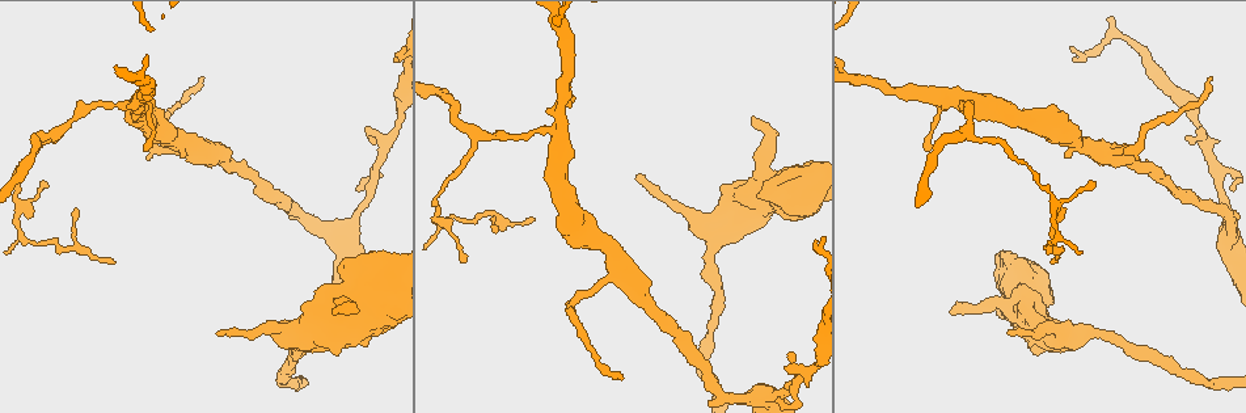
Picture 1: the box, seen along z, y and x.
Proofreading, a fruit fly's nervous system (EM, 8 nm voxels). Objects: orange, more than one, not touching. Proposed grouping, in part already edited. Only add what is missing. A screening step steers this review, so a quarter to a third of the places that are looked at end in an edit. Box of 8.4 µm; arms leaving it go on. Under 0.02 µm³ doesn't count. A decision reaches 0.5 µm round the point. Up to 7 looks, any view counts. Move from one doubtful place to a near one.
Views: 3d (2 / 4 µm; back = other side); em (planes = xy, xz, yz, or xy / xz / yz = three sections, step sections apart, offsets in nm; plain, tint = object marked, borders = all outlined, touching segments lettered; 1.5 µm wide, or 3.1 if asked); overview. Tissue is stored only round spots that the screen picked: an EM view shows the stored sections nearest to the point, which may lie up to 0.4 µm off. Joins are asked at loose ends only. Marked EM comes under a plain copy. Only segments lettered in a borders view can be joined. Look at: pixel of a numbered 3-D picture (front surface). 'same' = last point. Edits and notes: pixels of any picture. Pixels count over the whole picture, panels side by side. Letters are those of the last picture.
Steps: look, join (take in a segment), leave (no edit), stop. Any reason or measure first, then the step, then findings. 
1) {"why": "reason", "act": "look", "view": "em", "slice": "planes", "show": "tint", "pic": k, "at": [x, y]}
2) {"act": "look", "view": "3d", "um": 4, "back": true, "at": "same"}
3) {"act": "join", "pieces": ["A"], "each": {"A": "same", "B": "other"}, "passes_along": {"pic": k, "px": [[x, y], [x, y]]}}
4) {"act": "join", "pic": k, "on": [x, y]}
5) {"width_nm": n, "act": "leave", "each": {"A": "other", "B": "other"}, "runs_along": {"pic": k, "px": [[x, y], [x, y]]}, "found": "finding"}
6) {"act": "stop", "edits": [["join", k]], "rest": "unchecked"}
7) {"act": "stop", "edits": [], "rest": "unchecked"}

{"why": "free end", "act": "look", "view": "em", "slice": "planes", "show": "borders", "pic": 1, "at": [220, 335]}

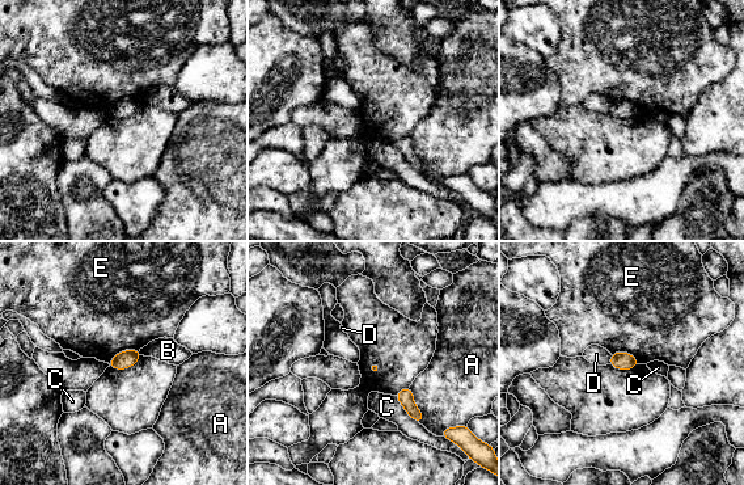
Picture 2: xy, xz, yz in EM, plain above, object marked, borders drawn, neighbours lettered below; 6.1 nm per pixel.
{"longest_contact_nm": ["A", 240], "act": "leave", "each": {"A": "other", "B": "other", "C": "other", "D": "other", "E": "other"}, "found": "no lettered segment goes on from it"}

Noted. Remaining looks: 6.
{"why": "an open end", "act": "look", "view": "em", "slice": "planes", "show": "borders", "pic": 1, "at": [1095, 184]}

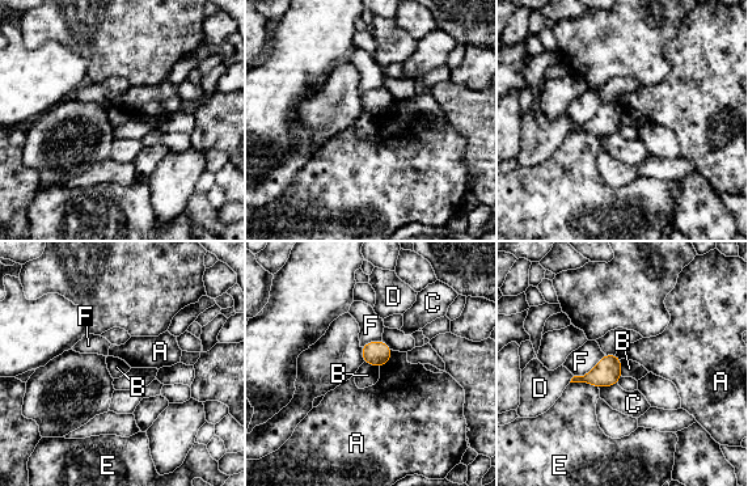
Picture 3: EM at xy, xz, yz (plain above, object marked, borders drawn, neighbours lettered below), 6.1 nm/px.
{"longest_contact_nm": ["F", 240], "act": "leave", "each": {"A": "other", "B": "other", "C": "other", "D": "other", "E": "other", "F": "other"}, "found": "no lettered segment goes on from it"}

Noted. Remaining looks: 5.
{"why": "an open end", "act": "look", "view": "em", "slice": "xy", "step": 4, "show": "borders", "pic": 1, "at": [202, 77]}

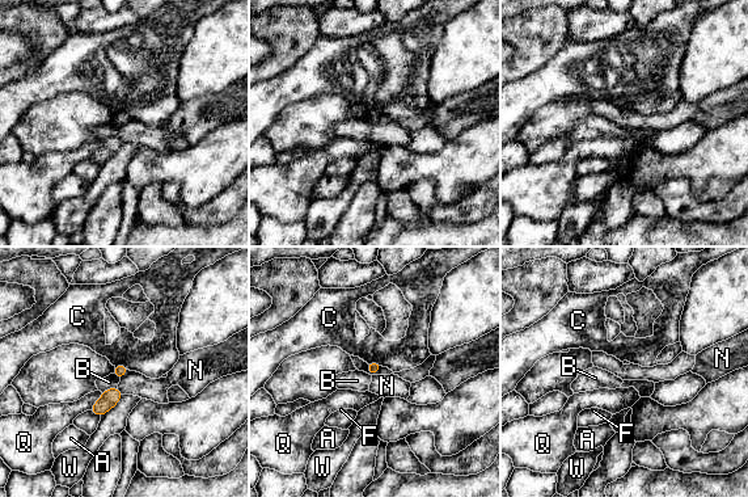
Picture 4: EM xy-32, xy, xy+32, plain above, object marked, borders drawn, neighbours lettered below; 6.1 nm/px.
{"act": "look", "view": "em", "slice": "planes", "show": "borders", "at": "same"}

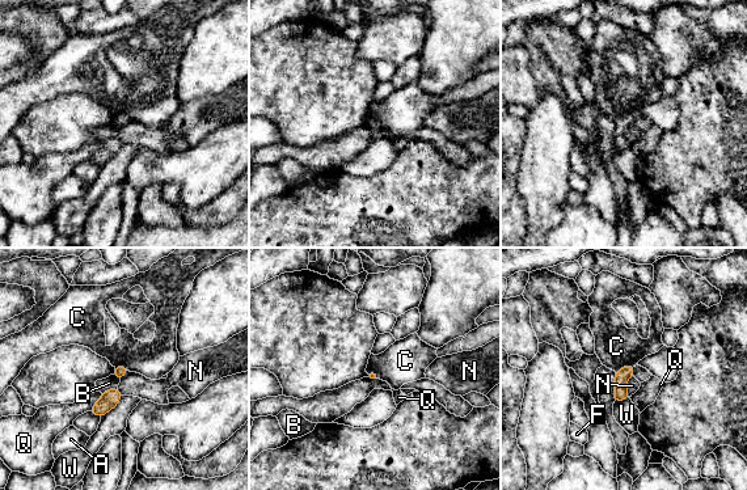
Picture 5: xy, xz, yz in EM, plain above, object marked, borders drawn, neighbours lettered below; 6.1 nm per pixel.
{"width_nm": 70, "act": "leave", "each": {"A": "other", "B": "other", "C": "other", "F": "other", "N": "other", "Q": "other", "W": "other"}, "border": {"pic": 5, "px": [[634, 364], [627, 364], [615, 372]]}, "found": "no lettered segment goes on from it"}

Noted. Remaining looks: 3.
{"act": "stop", "edits": [], "rest": "unchecked"}

